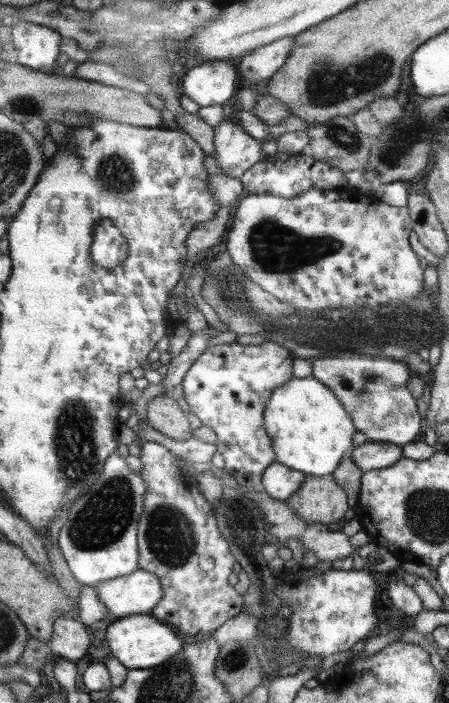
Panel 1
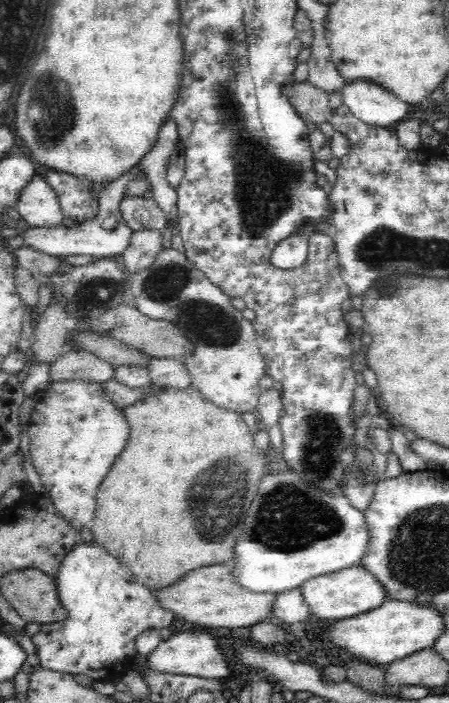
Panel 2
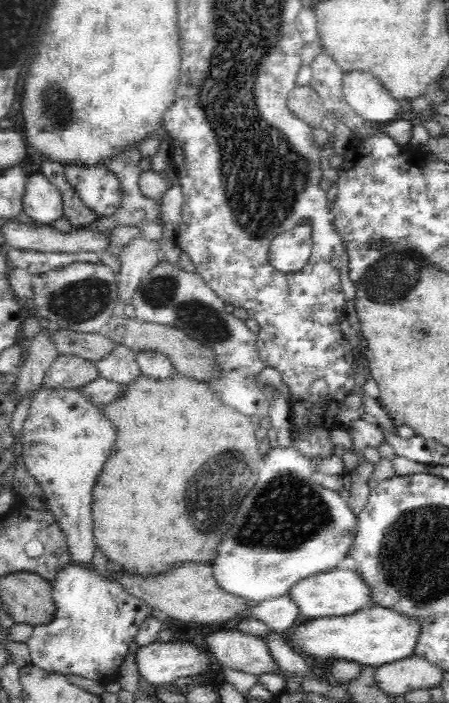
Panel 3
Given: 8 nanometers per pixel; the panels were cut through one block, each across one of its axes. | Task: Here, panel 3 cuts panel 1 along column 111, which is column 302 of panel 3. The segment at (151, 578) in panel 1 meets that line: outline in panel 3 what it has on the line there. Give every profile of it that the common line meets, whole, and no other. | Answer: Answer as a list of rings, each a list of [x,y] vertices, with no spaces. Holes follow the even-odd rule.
[[[332,569],[298,581],[287,595],[296,603],[300,616],[315,619],[327,616],[340,617],[355,613],[359,608],[371,606],[369,594],[369,587],[358,577],[356,571]]]

